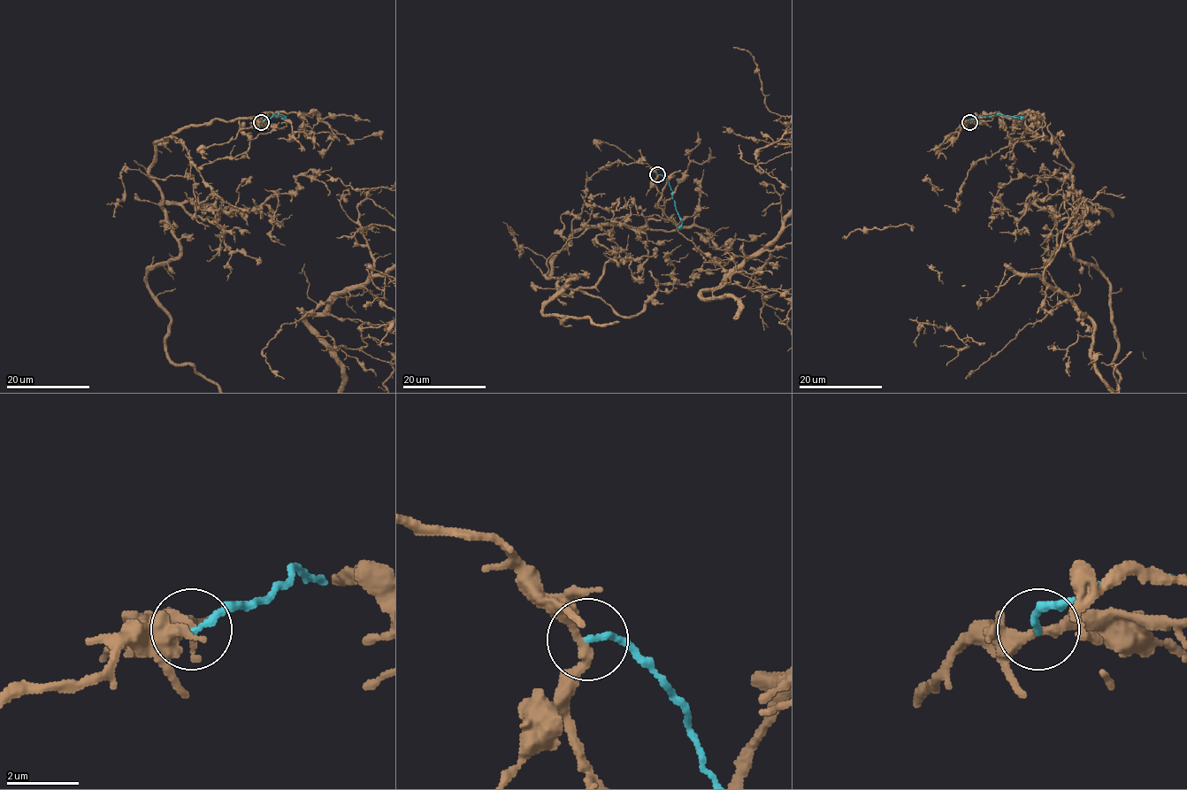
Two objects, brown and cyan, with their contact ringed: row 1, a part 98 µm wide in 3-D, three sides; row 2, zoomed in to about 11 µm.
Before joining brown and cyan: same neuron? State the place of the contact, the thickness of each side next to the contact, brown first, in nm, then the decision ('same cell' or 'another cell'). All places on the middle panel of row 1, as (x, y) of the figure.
(657, 174) | 260/170 nm | another cell

